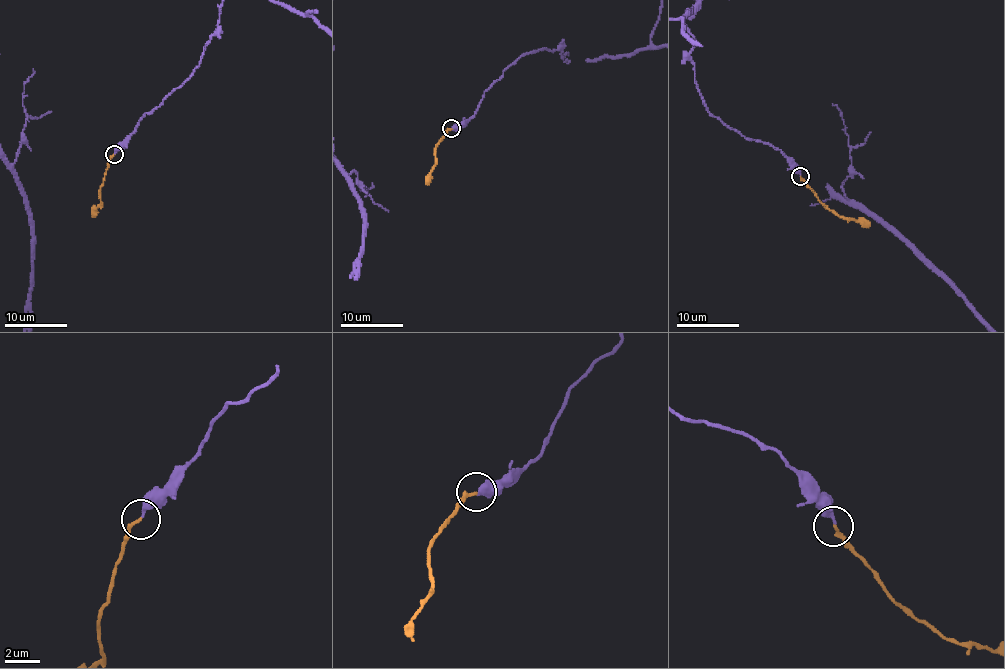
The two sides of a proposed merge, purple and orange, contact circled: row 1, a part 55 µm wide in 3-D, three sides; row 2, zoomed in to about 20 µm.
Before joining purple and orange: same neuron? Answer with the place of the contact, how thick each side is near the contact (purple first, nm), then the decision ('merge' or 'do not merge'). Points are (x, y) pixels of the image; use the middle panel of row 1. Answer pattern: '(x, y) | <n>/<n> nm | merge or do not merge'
(451, 128) | 280/200 nm | merge

